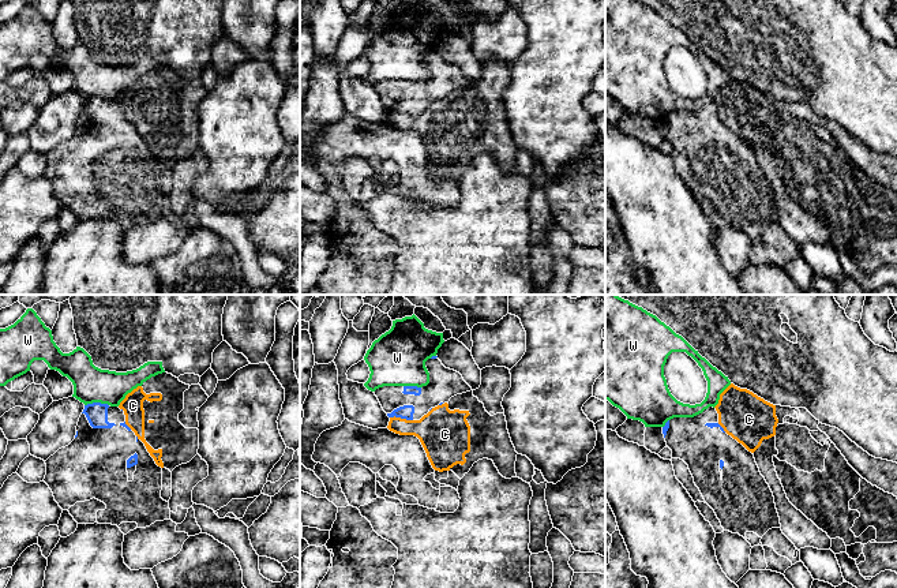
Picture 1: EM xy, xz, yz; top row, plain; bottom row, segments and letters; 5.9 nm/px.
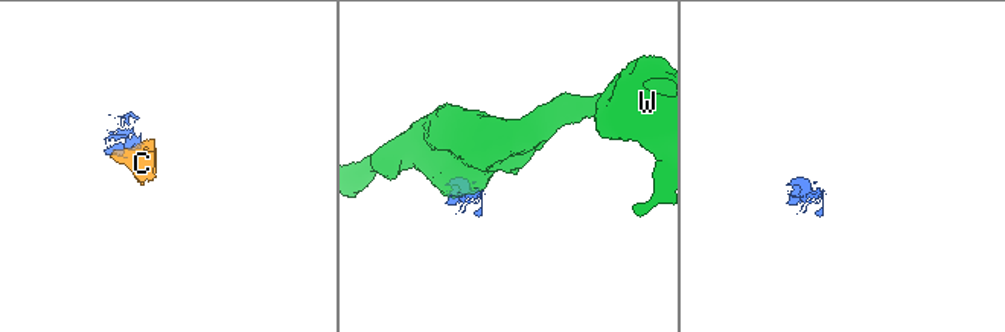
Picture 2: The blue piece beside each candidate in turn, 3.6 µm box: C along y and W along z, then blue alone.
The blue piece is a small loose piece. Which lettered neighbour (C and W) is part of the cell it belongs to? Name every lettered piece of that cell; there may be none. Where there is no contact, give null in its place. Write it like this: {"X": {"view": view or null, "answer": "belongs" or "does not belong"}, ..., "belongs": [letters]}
{"C": {"view": "xz", "answer": "does not belong"}, "W": {"view": "xy", "answer": "does not belong"}, "belongs": []}

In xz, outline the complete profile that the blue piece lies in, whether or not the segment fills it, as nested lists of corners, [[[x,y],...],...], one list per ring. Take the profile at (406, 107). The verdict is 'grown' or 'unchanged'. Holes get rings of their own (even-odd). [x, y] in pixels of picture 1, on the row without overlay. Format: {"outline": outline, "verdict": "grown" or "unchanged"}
{"outline": [[[438,50],[428,53],[425,61],[429,67],[427,80],[383,80],[374,86],[389,112],[420,115],[432,102],[472,85],[462,70],[446,63]]], "verdict": "grown"}

